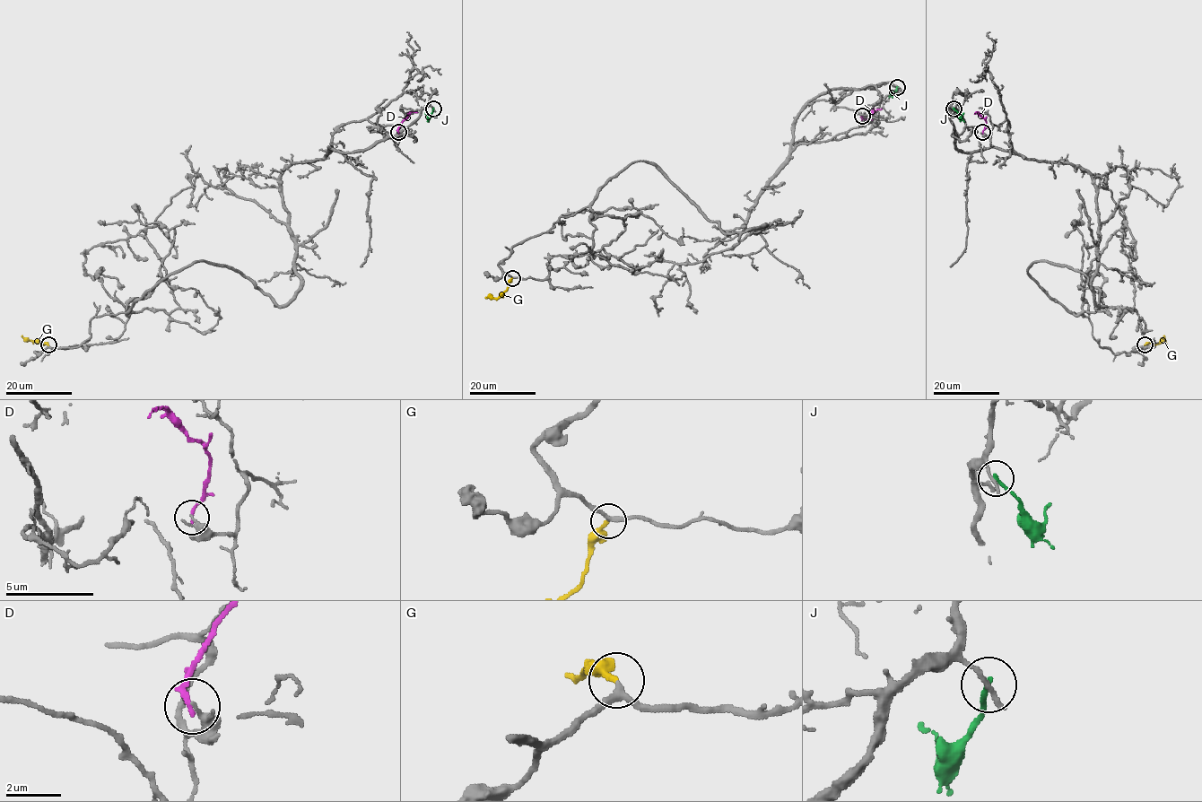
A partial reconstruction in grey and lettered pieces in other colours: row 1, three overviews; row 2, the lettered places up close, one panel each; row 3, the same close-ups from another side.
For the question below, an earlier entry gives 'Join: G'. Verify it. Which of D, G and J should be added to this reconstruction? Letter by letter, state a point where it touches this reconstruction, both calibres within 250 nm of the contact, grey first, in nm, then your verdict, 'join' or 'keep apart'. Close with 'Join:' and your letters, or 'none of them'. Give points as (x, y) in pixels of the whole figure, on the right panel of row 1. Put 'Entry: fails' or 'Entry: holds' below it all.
D: meets grey at (982, 132); 220 nm thick on the grey side, 180 nm on the other; keep apart
G: meets grey at (1145, 344); 200 nm thick on the grey side, 240 nm on the other; join
J: meets grey at (953, 108); 220 nm thick on the grey side, 190 nm on the other; keep apart
Join: G
Entry: holds

